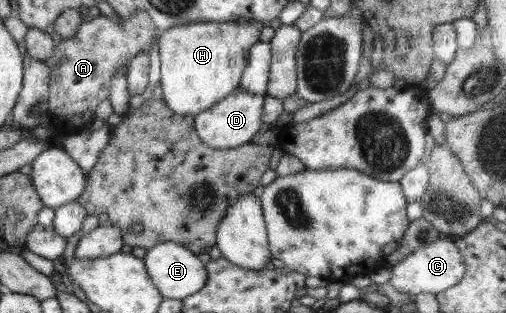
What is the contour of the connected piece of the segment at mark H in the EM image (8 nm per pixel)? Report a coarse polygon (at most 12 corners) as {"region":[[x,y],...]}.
{"region":[[268,22],[161,31],[163,101],[198,115],[239,86]]}

